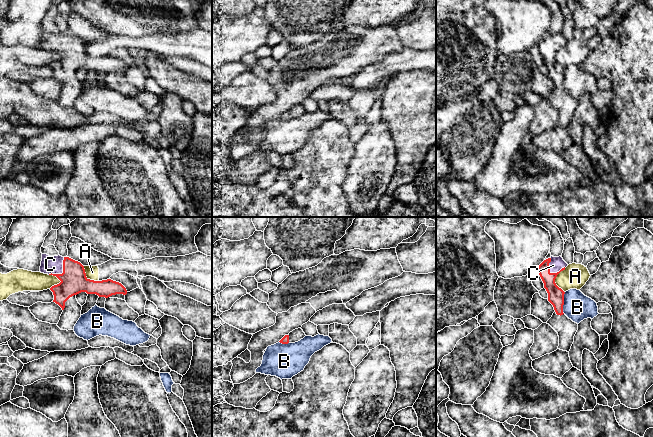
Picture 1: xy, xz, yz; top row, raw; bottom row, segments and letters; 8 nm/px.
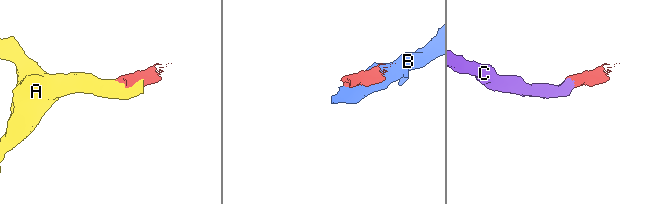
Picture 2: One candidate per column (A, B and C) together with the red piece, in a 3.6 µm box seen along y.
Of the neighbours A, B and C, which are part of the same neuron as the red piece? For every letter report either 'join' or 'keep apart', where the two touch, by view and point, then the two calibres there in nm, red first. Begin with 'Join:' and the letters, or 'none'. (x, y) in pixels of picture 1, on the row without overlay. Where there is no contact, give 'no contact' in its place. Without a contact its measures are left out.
Join: C
A: keep apart | yz (554, 56) | 130/200 nm
B: keep apart | yz (563, 79) | 130/220 nm
C: join | yz (551, 49) | 130/110 nm

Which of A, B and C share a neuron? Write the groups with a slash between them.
A / B / C

